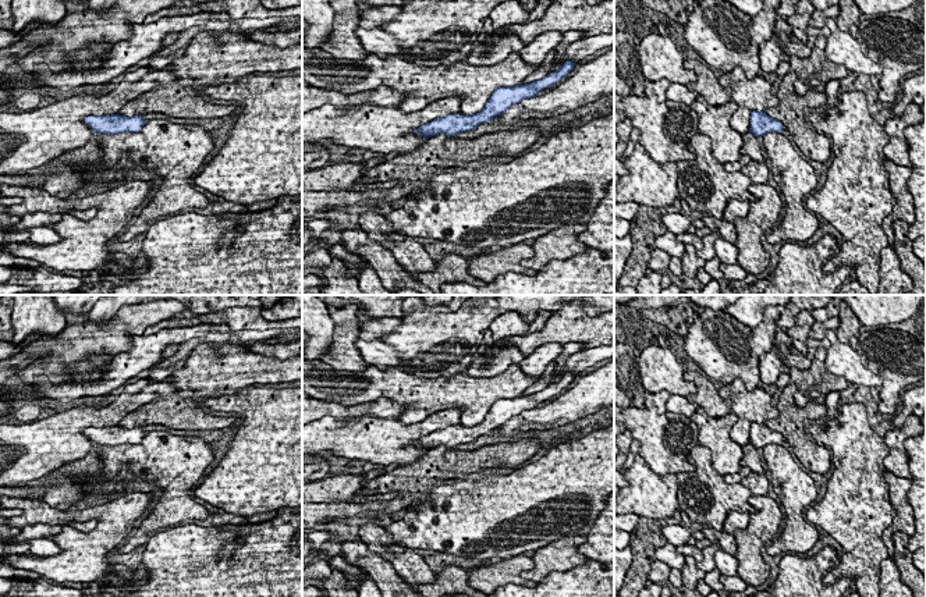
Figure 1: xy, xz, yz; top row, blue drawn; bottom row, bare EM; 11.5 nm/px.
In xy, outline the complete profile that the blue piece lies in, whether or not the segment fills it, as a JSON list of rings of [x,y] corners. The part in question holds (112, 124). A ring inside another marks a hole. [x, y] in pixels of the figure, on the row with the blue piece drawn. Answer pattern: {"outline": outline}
{"outline": [[[117,114],[111,116],[88,116],[84,120],[93,132],[99,134],[121,134],[121,132],[139,132],[146,124],[142,116],[125,117]]]}

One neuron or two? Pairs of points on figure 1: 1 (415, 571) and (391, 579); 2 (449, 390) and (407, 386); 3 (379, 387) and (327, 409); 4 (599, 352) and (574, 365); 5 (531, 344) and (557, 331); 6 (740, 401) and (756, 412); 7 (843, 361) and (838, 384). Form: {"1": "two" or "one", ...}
{"1": "two", "2": "one", "3": "two", "4": "one", "5": "one", "6": "one", "7": "two"}

